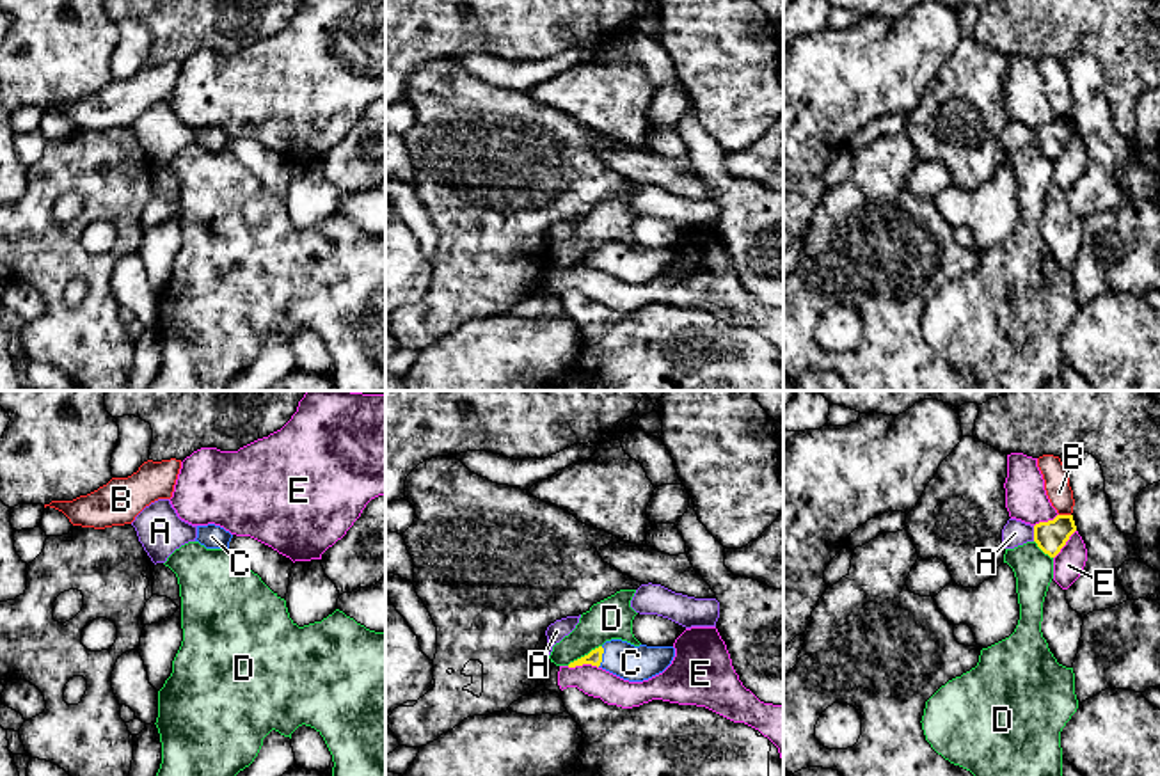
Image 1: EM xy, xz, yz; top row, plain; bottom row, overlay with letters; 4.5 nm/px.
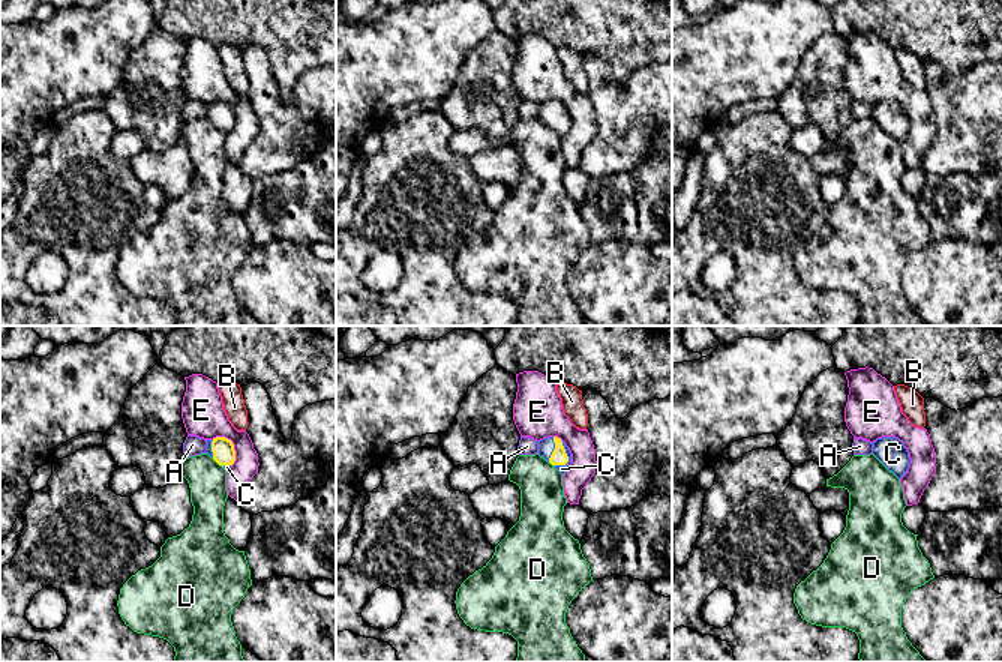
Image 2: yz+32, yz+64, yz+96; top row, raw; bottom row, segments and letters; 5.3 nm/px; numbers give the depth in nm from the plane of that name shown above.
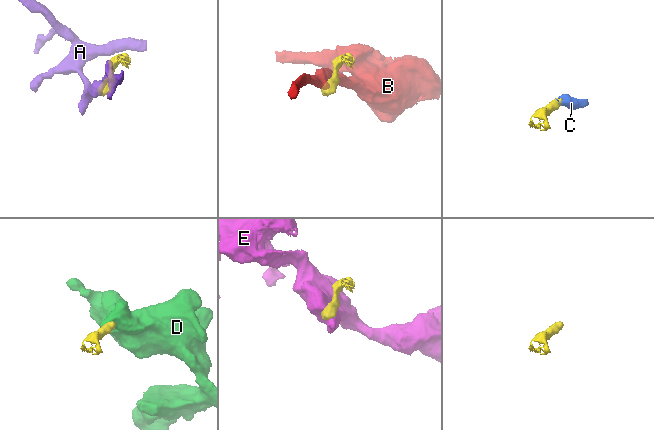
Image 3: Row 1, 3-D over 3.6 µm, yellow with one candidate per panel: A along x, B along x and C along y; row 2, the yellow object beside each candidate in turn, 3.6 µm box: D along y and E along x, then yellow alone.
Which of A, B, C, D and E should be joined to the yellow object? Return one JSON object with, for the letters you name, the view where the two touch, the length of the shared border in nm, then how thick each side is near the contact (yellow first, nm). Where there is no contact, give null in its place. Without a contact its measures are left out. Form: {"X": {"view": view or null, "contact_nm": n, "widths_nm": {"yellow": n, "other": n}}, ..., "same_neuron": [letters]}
{"C": {"view": "xz", "contact_nm": 100, "widths_nm": {"yellow": 70, "other": 160}}, "same_neuron": ["C"]}

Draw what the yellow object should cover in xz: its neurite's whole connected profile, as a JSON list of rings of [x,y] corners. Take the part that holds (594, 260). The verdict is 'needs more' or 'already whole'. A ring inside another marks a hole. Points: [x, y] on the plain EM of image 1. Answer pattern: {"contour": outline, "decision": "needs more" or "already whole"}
{"contour": [[[611,242],[588,257],[570,265],[568,270],[592,266],[624,282],[643,284],[663,275],[673,259],[673,249],[634,249],[622,242]]], "decision": "needs more"}

